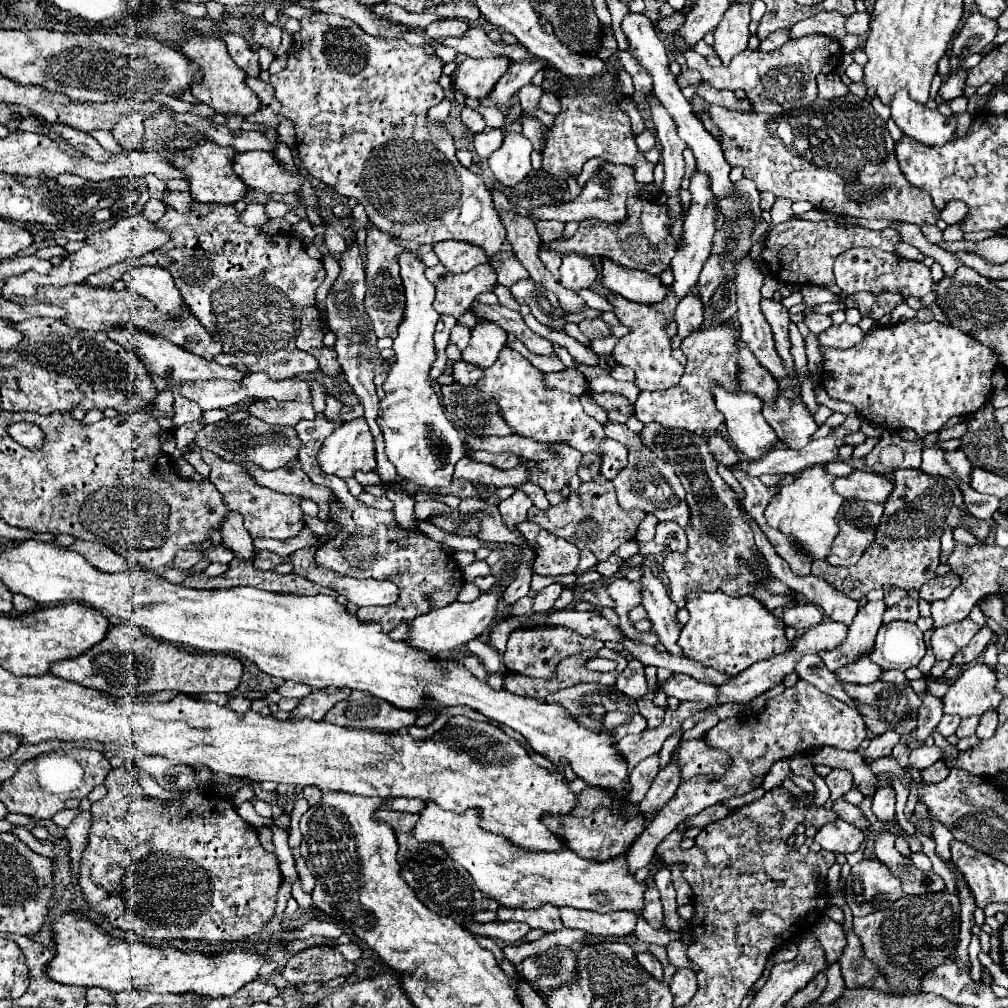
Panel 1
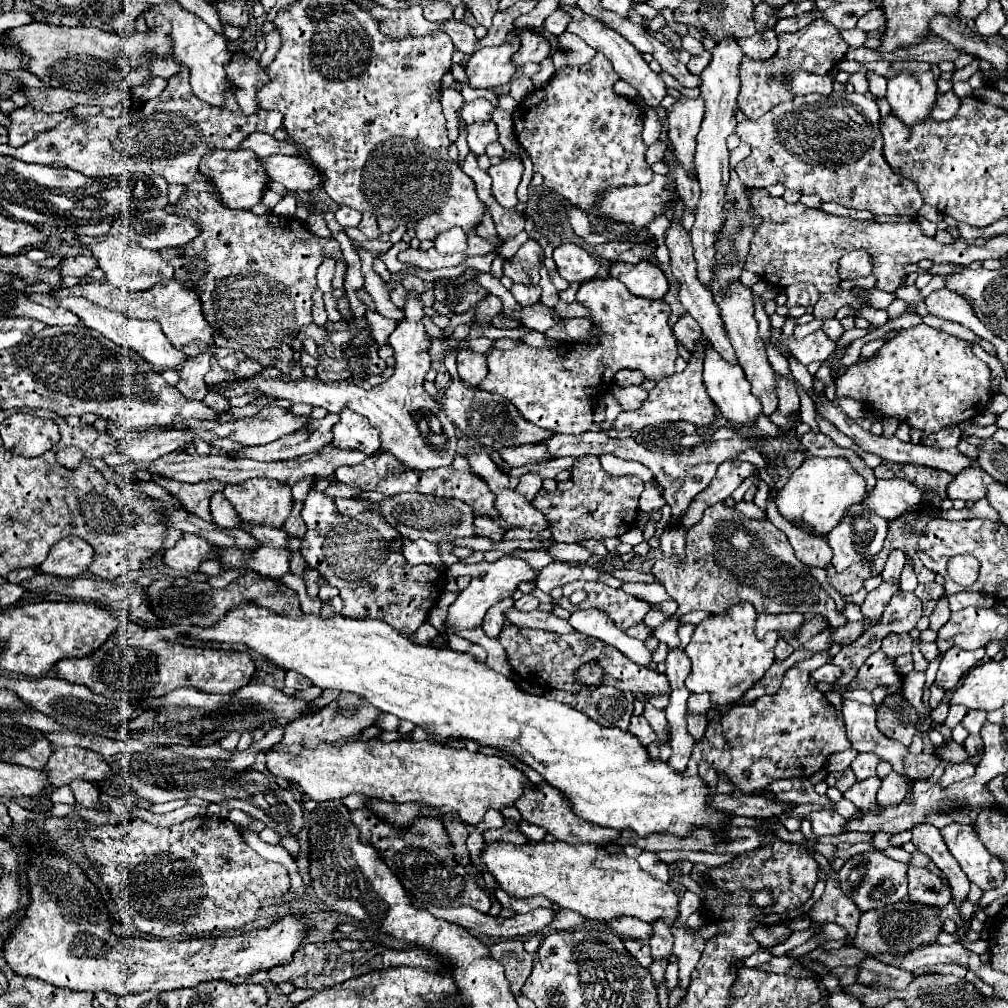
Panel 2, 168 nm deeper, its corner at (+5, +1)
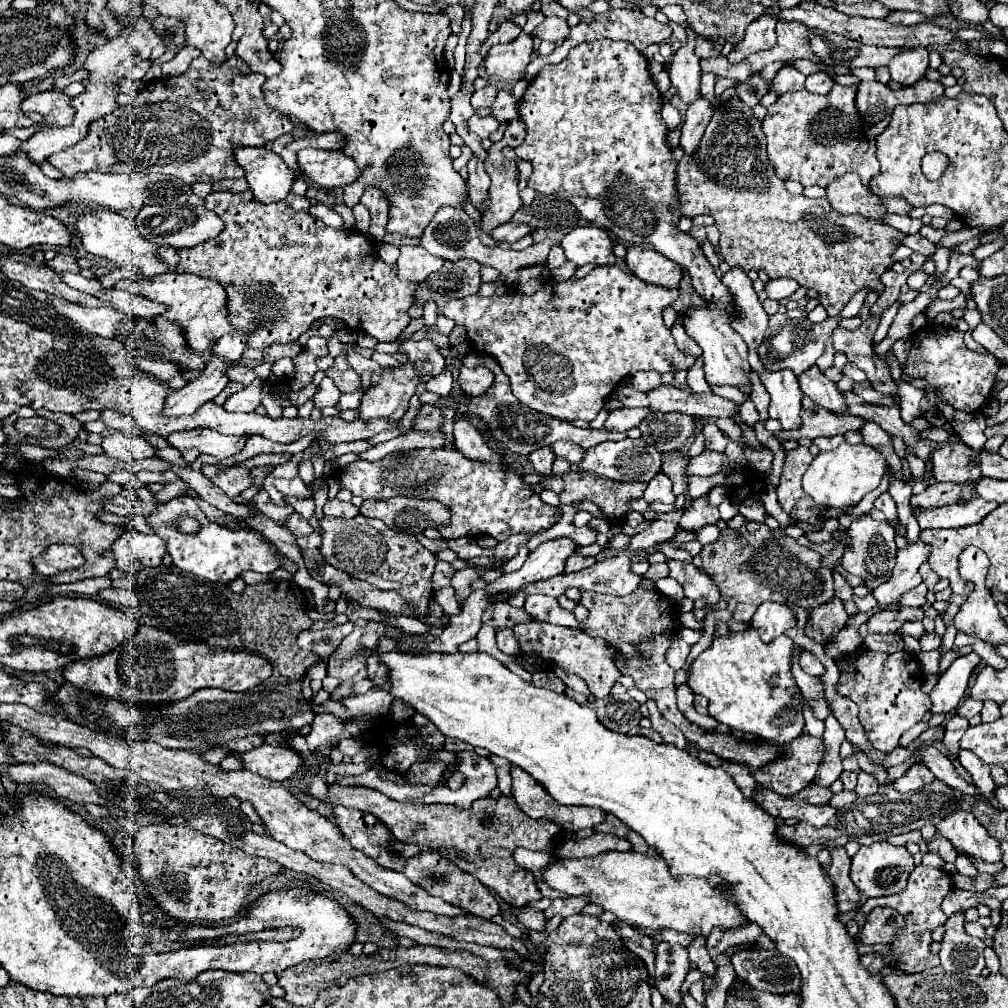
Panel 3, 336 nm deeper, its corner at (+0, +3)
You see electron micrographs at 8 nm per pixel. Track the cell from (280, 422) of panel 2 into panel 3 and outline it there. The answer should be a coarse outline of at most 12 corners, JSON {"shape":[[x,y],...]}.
{"shape":[[210,428],[170,434],[178,450],[198,448],[226,460],[246,446],[242,436]]}

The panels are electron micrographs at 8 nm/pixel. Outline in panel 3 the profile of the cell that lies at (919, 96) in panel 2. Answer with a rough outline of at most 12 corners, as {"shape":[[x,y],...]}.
{"shape":[[908,48],[892,58],[892,80],[904,88],[926,78],[928,50]]}

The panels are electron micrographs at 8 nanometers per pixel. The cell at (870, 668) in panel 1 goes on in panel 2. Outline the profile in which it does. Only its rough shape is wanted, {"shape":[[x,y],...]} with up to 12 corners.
{"shape":[[825,664],[811,672],[817,682],[833,684],[841,670]]}

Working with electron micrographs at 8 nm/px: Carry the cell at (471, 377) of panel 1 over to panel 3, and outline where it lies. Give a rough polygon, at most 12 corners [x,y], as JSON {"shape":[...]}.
{"shape":[[442,372],[426,384],[440,396],[452,390],[452,374]]}

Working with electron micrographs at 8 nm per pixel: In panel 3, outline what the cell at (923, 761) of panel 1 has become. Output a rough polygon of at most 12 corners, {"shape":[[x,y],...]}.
{"shape":[[960,750],[958,760],[972,774],[982,796],[994,800],[994,780],[990,768]]}

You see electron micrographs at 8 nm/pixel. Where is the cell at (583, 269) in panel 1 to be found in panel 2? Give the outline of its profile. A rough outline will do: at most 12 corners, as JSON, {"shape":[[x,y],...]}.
{"shape":[[557,246],[553,260],[567,282],[591,280],[601,268],[585,248]]}

